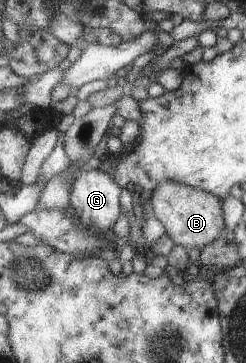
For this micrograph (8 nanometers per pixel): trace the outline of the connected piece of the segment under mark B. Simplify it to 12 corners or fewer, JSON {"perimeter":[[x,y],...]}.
{"perimeter":[[163,180],[150,202],[187,250],[219,240],[223,201]]}

